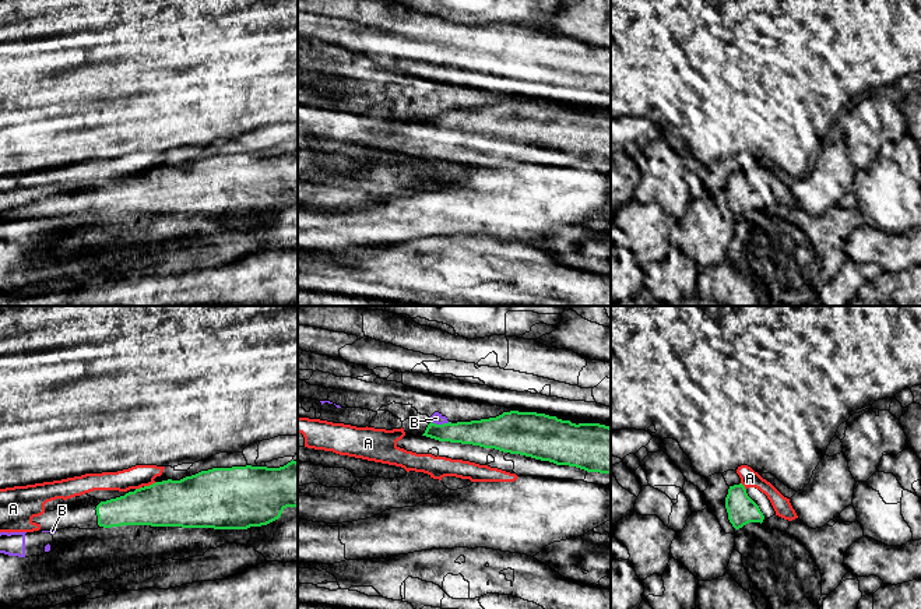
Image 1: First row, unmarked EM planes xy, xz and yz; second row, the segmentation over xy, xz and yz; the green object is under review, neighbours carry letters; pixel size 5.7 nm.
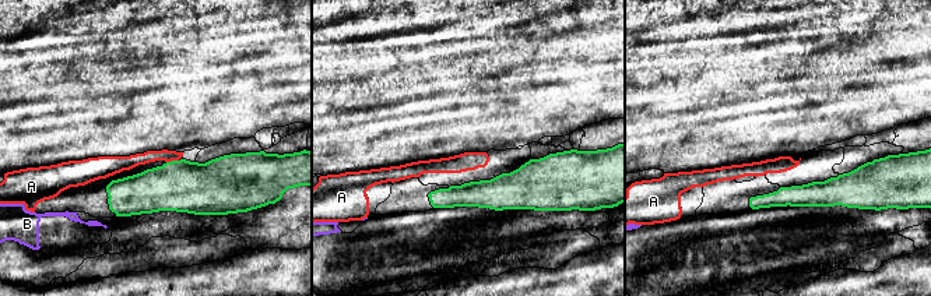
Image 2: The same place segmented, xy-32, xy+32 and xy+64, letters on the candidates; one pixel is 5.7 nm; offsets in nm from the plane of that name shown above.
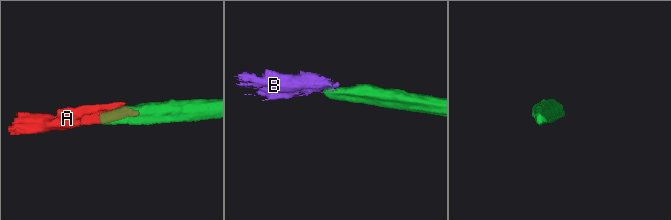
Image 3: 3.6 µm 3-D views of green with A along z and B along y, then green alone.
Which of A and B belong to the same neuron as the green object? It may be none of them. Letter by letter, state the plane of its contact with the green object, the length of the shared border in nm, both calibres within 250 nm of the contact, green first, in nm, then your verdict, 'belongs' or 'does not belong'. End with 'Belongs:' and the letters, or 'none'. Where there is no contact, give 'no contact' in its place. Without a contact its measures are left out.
A: meets green in xy; contact 80 nm long; 280 nm thick on the green side, 130 nm on the other; belongs
B: meets green in xz; contact 110 nm long; 150 nm thick on the green side, 70 nm on the other; does not belong
Belongs: A

